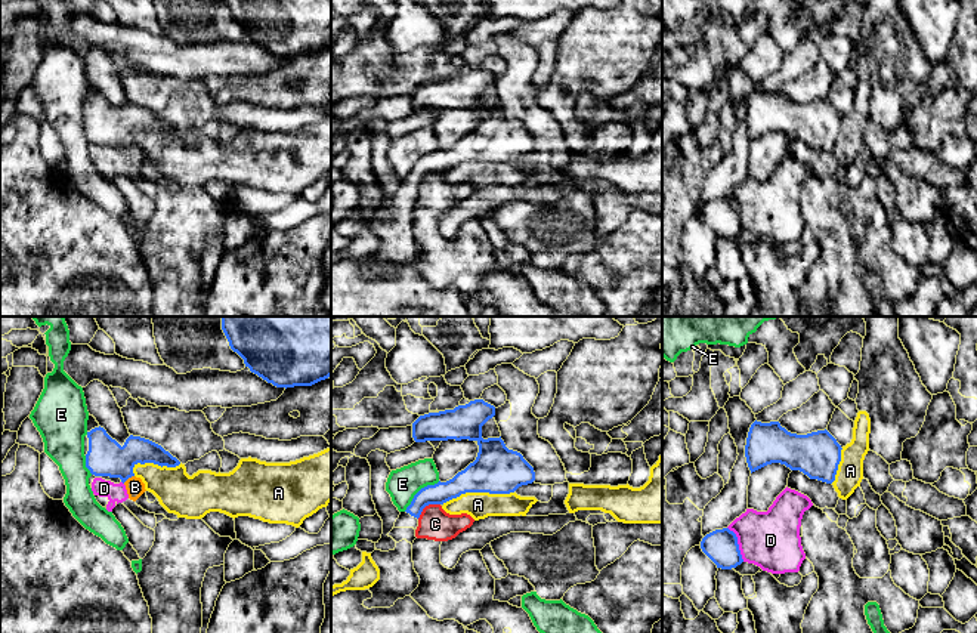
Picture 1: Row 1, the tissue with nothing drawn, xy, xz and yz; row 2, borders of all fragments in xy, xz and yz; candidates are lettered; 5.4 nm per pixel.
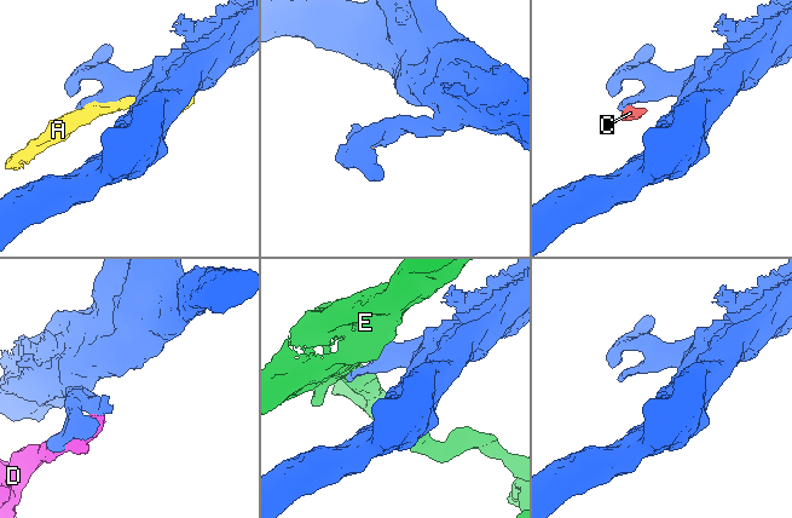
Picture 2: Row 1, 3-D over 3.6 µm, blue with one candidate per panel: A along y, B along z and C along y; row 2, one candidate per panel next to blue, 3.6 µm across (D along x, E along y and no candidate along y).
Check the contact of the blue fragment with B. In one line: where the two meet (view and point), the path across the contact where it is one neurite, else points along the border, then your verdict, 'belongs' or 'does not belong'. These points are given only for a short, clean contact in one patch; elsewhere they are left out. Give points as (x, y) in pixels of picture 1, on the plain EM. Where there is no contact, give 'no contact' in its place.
contact xy (127, 147); border xy (133, 144), (123, 151); does not belong

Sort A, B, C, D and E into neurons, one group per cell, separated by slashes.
A / B C D / E

